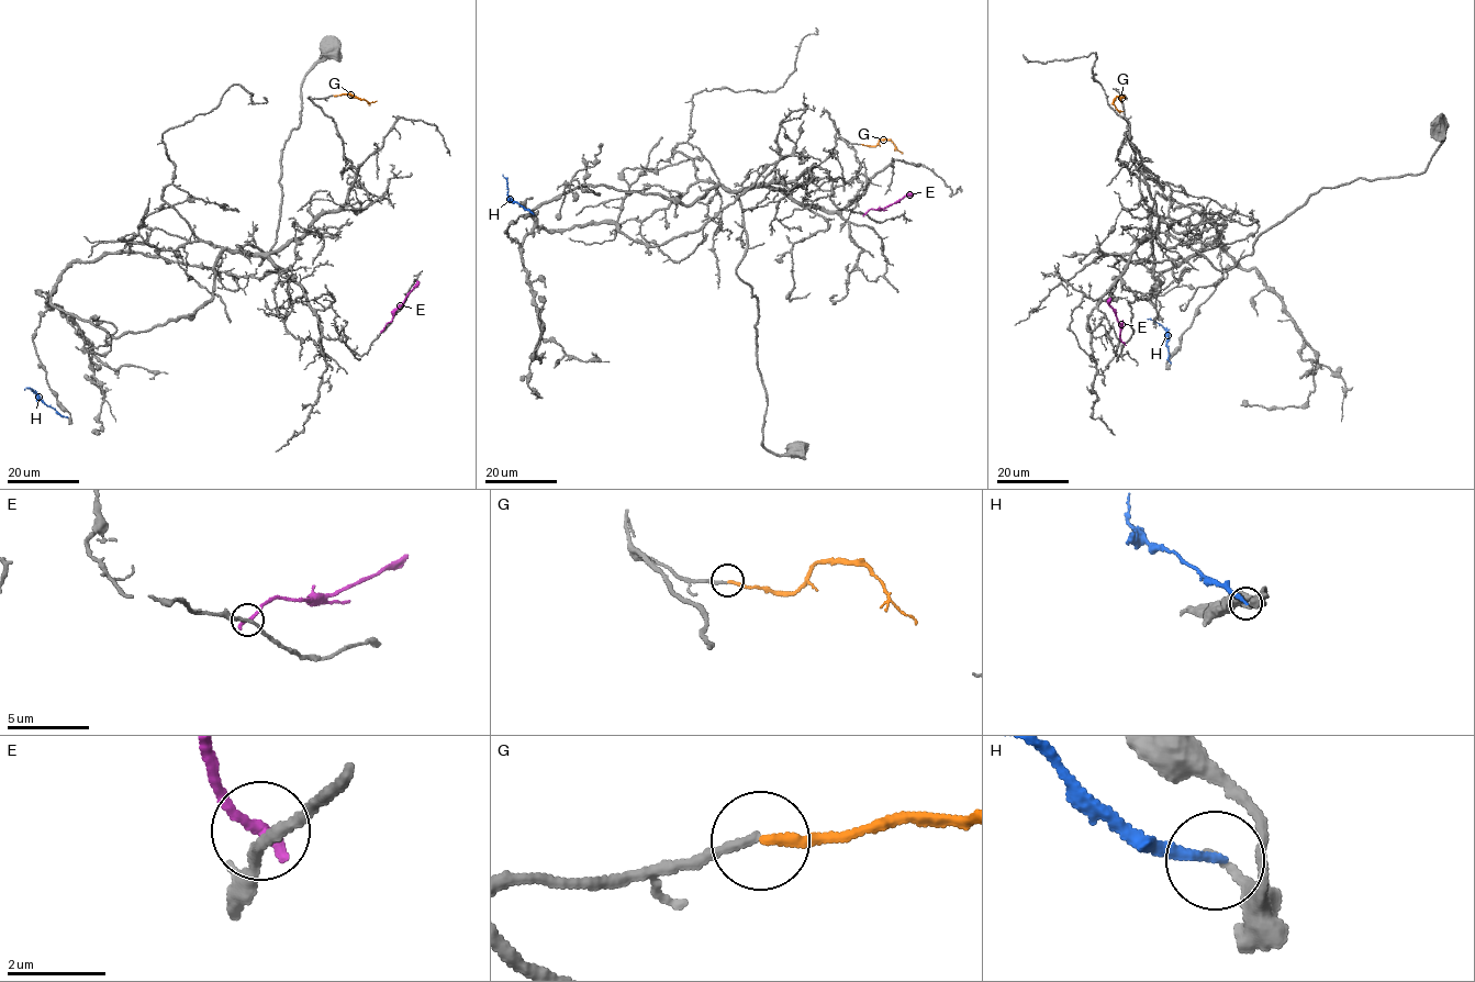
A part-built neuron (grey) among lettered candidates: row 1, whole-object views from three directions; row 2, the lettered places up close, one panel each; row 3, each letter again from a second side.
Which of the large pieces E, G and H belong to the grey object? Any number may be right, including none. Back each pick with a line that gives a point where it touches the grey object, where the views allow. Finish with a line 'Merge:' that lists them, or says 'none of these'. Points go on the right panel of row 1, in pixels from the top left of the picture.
G: (1124, 96)
Merge: G

